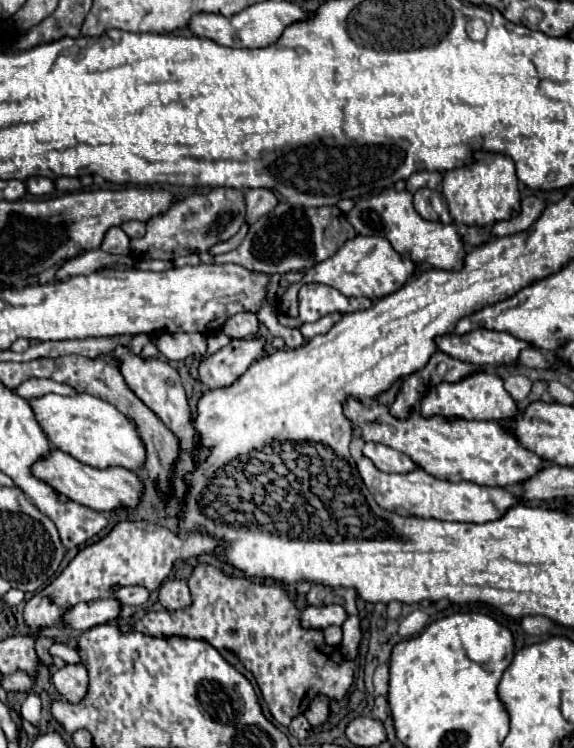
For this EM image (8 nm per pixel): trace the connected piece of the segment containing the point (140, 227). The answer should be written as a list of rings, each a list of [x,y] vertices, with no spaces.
[[[128,221],[128,223],[122,223],[120,227],[122,227],[122,231],[124,231],[130,239],[142,237],[144,231],[146,231],[146,223],[142,223],[142,221]]]

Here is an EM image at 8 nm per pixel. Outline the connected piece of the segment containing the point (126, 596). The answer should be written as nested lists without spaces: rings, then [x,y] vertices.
[[[120,587],[114,591],[114,597],[122,605],[142,605],[148,599],[148,591],[144,587]]]

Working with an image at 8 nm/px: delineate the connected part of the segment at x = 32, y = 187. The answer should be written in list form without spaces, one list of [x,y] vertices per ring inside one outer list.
[[[30,177],[26,181],[26,187],[32,195],[48,195],[54,191],[54,181],[48,177]]]

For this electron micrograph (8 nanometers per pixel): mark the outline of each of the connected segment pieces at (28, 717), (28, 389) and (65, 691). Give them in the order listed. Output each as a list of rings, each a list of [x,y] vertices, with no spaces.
[[[34,693],[28,695],[28,699],[24,701],[20,715],[22,715],[24,721],[30,721],[32,725],[38,725],[38,721],[40,721],[40,699]]]
[[[26,379],[18,389],[16,393],[24,399],[30,399],[30,397],[40,397],[40,395],[46,395],[46,393],[58,393],[58,395],[68,395],[68,397],[74,397],[76,391],[74,387],[66,385],[66,383],[58,383],[54,379]]]
[[[66,663],[52,675],[52,685],[60,695],[64,695],[70,703],[78,703],[88,691],[88,671],[84,665]]]

